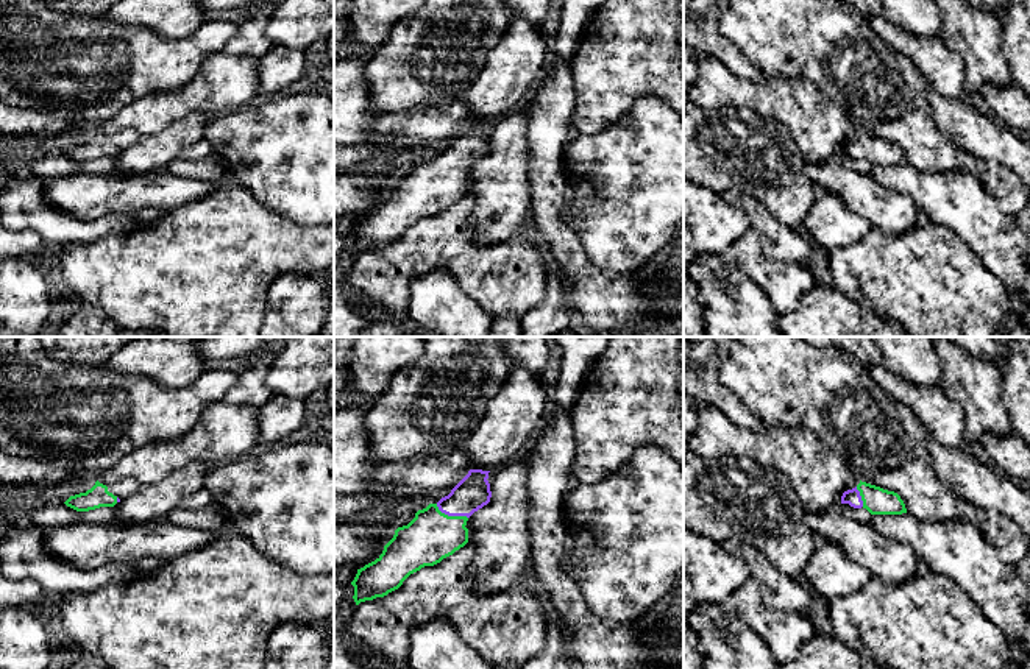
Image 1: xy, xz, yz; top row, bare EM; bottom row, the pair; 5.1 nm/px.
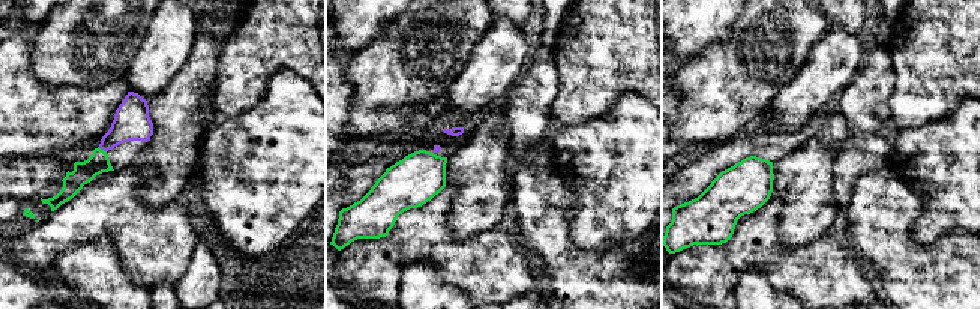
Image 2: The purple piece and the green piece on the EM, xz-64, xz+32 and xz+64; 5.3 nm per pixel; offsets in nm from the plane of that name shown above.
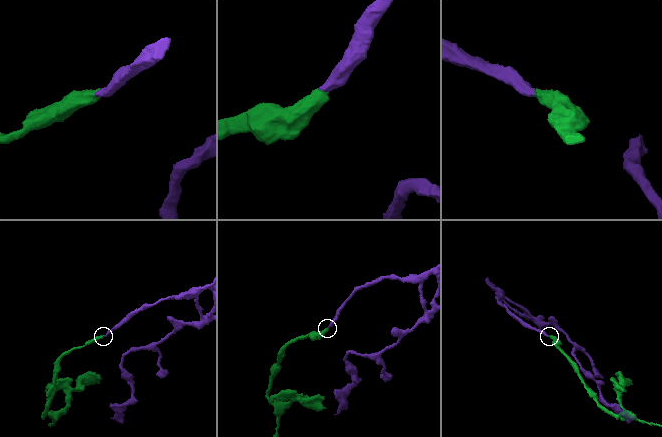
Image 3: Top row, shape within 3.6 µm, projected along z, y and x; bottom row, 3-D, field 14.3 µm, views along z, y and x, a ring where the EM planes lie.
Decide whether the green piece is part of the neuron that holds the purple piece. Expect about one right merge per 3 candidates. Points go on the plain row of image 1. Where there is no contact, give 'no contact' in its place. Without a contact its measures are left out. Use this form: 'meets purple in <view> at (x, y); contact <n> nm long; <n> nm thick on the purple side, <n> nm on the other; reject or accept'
meets purple in xz at (451, 166); contact 180 nm long; 180 nm thick on the purple side, 260 nm on the other; accept

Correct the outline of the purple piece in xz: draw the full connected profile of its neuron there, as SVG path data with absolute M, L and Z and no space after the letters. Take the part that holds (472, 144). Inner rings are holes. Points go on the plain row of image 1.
M470 120L448 147L418 161L407 176L398 178L382 204L357 220L351 232L356 256L387 246L410 225L464 198L468 193L468 168L490 153L488 123Z

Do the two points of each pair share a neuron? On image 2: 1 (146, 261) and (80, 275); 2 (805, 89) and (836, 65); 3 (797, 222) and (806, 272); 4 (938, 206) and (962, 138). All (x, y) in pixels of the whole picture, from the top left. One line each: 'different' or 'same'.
1: different
2: same
3: different
4: same

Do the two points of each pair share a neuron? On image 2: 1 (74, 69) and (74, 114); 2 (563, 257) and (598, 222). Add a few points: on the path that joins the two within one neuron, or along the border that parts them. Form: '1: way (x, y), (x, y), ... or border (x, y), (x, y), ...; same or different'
1: border (39, 80), (83, 87), (108, 83); different
2: border (575, 207), (571, 239), (583, 249), (607, 249); different

